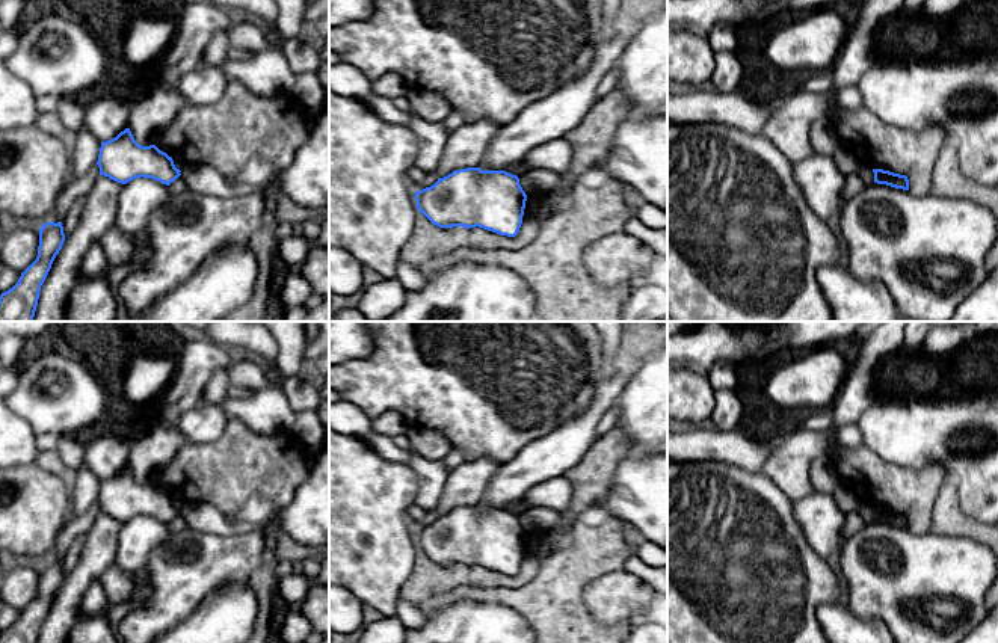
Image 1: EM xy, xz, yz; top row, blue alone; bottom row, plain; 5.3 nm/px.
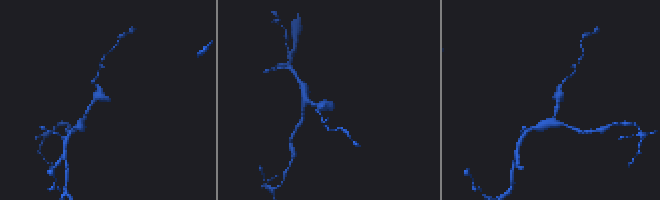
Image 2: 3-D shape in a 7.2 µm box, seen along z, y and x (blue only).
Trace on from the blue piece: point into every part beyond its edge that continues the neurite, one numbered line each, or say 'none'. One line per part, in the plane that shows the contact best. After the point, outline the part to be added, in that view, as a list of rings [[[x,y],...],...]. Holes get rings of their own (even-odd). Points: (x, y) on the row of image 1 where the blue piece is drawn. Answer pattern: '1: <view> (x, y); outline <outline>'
none

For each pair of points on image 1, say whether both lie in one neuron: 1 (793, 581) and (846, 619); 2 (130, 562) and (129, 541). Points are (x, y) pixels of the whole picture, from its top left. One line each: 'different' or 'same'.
1: different
2: same

